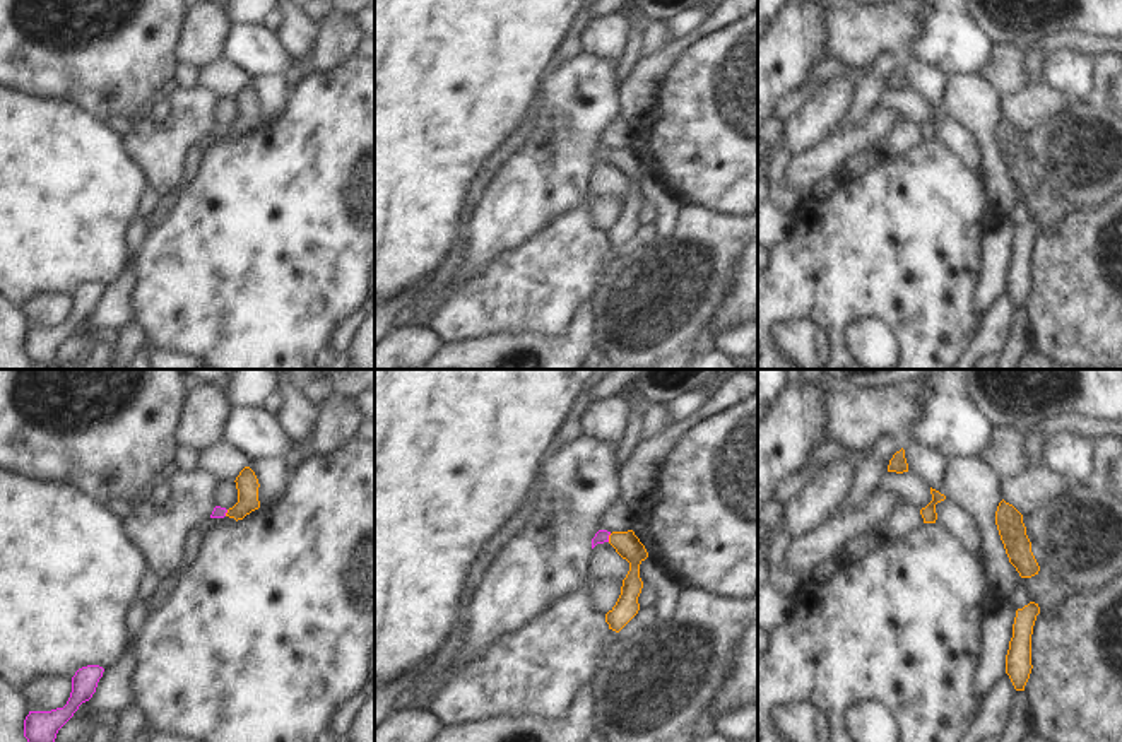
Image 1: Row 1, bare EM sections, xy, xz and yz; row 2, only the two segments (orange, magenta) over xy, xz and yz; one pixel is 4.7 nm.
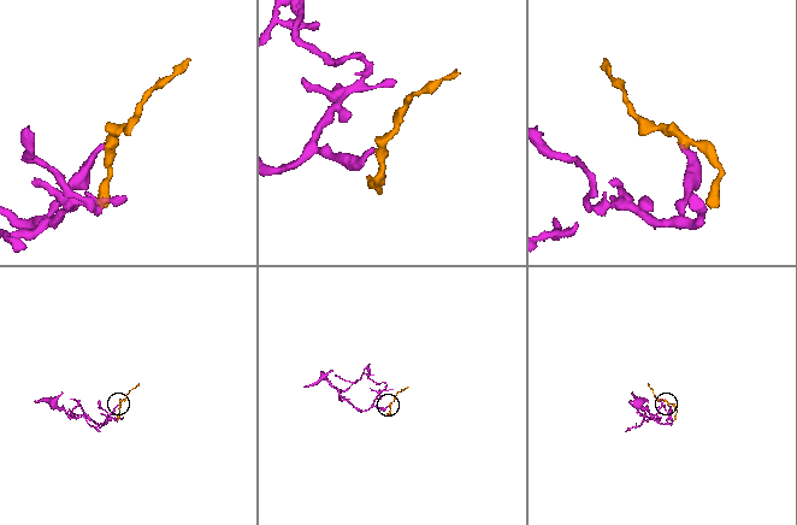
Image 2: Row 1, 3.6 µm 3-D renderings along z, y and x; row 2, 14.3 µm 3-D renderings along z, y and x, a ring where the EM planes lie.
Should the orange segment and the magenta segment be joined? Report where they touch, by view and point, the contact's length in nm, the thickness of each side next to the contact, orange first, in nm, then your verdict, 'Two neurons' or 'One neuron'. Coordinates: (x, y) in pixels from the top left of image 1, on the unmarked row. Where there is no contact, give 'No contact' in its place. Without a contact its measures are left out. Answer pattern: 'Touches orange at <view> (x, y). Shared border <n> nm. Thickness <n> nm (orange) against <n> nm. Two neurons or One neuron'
Touches orange at xz (609, 154). Shared border 40 nm. Thickness 120 nm (orange) against 60 nm. One neuron.

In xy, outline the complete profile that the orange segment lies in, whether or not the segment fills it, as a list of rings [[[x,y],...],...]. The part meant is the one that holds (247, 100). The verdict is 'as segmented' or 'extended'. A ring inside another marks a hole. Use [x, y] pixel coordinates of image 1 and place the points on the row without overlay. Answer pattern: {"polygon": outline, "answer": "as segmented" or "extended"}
{"polygon": [[[245,84],[234,99],[238,106],[238,120],[229,127],[216,123],[210,135],[229,133],[238,138],[260,125],[260,118],[258,118],[260,101],[258,101],[255,89],[250,84]]], "answer": "extended"}

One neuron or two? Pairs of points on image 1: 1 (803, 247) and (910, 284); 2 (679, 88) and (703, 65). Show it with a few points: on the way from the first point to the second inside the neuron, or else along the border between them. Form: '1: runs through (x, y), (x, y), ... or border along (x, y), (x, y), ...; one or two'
1: runs through (830, 252), (874, 252), (883, 260); one
2: runs through (685, 84), (698, 70); one

